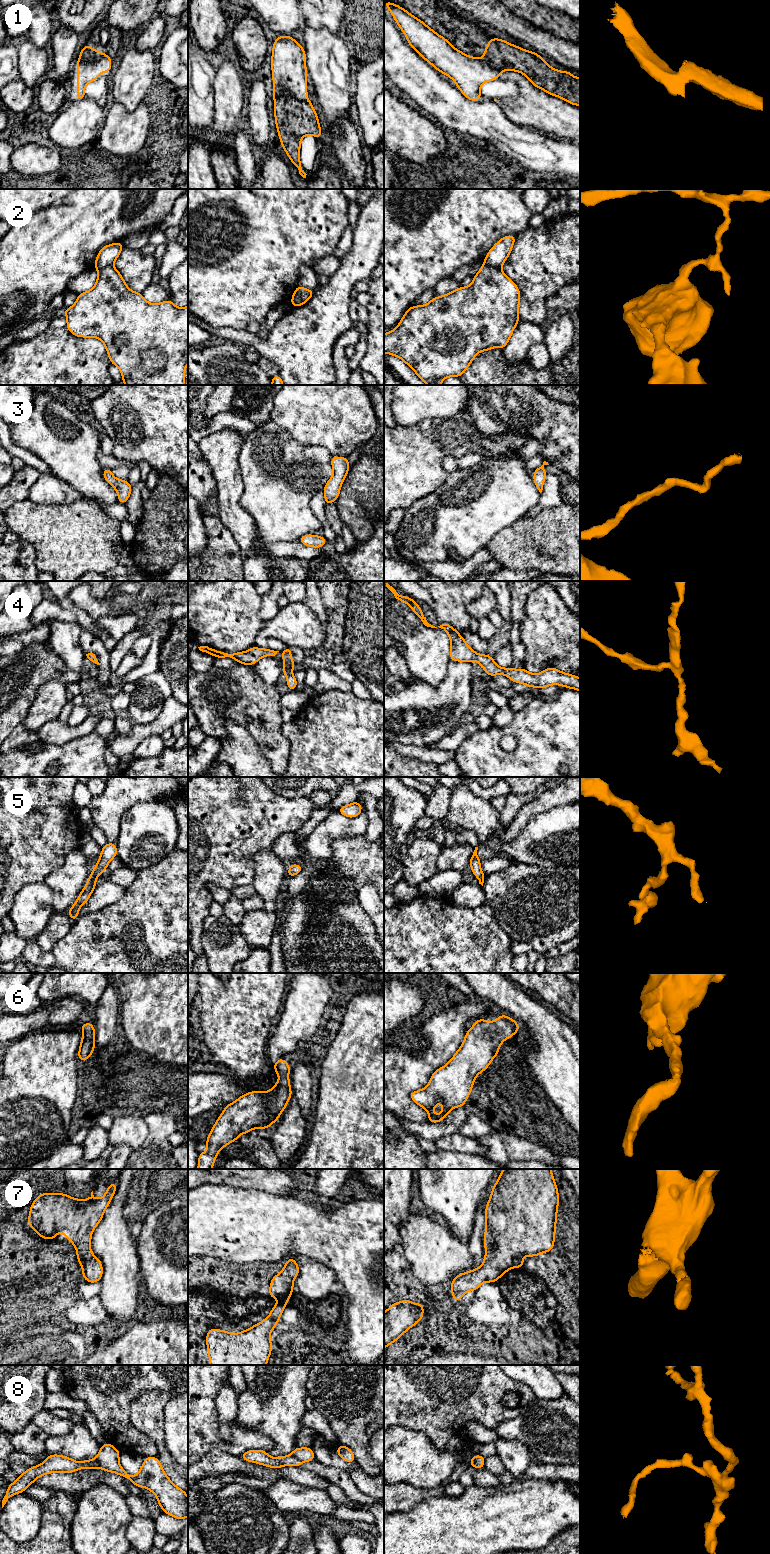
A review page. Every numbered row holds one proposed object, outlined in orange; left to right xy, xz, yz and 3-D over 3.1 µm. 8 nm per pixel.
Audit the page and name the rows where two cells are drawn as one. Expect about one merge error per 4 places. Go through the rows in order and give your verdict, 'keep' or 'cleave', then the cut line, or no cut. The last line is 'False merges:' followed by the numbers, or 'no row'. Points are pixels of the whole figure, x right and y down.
1: cleave | xz (274, 97), (292, 95), (298, 99), (306, 100)
2: cleave | yz (485, 263), (499, 268)
3: keep | no cut
4: keep | no cut
5: keep | no cut
6: keep | no cut
7: keep | no cut
8: cleave | xz (292, 1454), (302, 1461)
False merges: 1, 2, 8

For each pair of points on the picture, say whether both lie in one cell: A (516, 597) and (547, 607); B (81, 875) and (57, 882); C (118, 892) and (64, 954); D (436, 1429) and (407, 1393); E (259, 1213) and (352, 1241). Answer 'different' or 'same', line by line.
A: different
B: same
C: different
D: same
E: same

